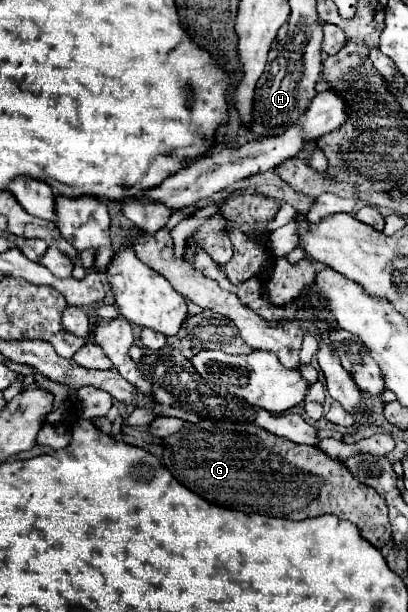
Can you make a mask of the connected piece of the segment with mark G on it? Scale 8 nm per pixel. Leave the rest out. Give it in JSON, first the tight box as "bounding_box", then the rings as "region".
{"bounding_box":[163,419,391,549],"region":[[[211,419],[165,437],[163,447],[163,463],[171,475],[215,505],[295,521],[335,513],[355,523],[377,549],[391,543],[385,499],[373,487],[359,483],[343,461],[325,455],[319,447],[291,443],[261,427]]]}

